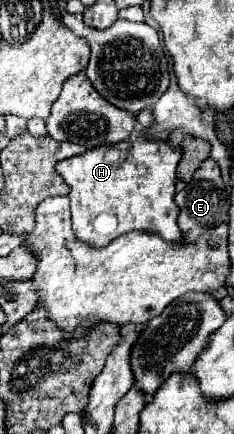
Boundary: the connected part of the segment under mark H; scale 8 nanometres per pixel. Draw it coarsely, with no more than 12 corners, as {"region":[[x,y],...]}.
{"region":[[138,134],[58,162],[72,228],[182,238],[182,150]]}

